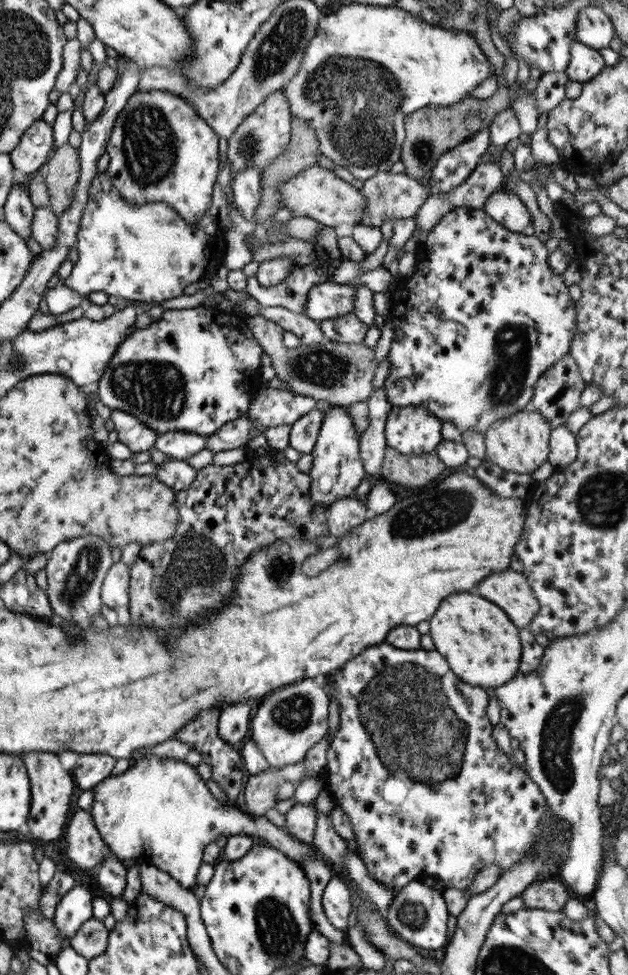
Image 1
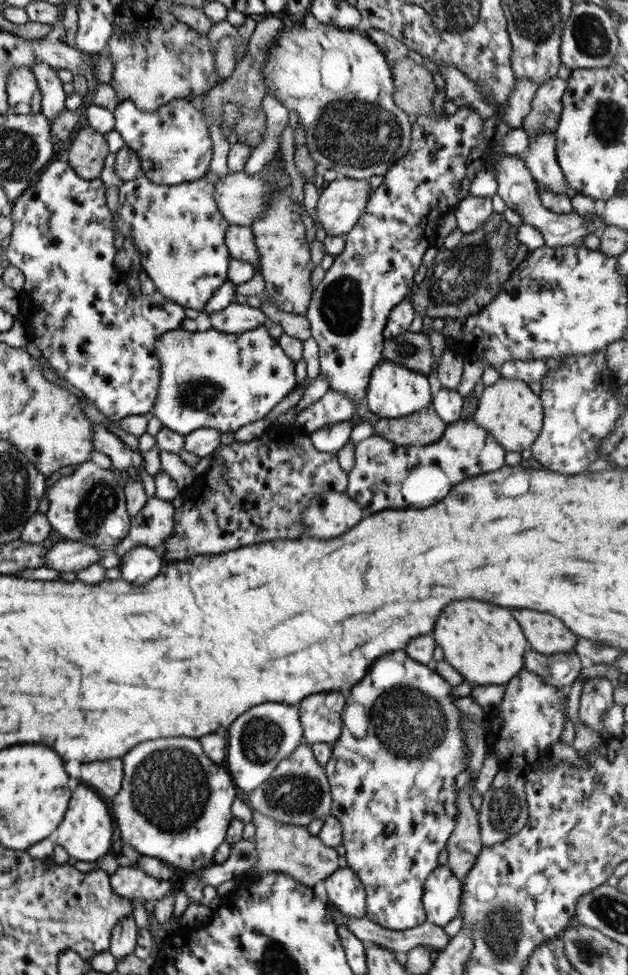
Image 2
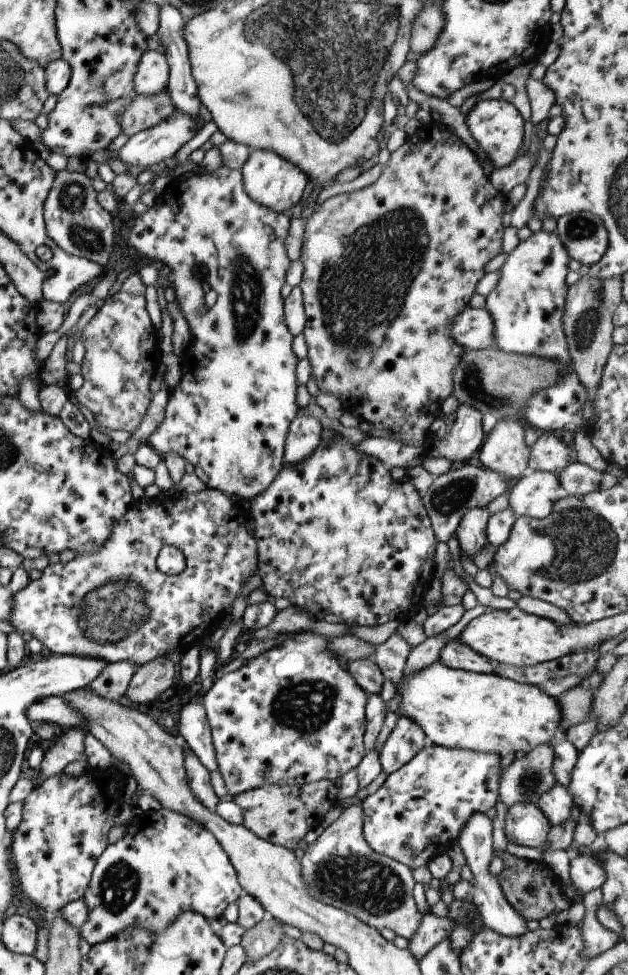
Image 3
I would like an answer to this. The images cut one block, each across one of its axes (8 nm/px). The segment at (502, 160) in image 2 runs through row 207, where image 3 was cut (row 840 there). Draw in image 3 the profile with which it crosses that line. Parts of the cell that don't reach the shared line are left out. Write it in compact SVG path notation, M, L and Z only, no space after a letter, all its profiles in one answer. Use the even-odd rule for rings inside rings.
M514 804L506 813L505 836L508 842L541 849L551 826L538 805Z

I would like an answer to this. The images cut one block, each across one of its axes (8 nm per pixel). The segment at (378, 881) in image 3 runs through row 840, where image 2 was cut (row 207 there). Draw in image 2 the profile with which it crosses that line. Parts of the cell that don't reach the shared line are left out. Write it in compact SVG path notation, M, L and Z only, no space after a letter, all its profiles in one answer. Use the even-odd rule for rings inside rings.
M339 177L319 194L314 219L327 236L345 236L365 213L372 188L368 180Z

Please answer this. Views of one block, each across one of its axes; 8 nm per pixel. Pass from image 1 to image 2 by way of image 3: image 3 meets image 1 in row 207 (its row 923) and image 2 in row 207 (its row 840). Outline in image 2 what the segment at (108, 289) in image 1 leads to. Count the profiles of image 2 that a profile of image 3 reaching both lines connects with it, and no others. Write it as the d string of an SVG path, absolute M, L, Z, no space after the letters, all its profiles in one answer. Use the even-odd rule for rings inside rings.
M140 171L134 180L124 181L124 183L121 184L121 187L118 187L119 206L113 214L114 231L119 230L122 236L126 238L130 237L134 241L134 247L136 247L140 253L141 268L143 268L144 272L146 272L152 279L152 282L154 282L156 291L162 294L162 296L165 296L168 300L178 303L180 306L194 308L194 310L198 311L205 311L205 306L210 298L212 298L212 295L227 281L227 269L229 268L229 262L232 259L228 248L226 248L226 244L224 244L224 235L226 235L228 226L231 224L222 216L222 213L219 212L216 201L214 200L215 184L217 183L218 178L220 178L218 175L208 171L208 174L198 181L168 186L150 182L149 179L145 178L145 174Z

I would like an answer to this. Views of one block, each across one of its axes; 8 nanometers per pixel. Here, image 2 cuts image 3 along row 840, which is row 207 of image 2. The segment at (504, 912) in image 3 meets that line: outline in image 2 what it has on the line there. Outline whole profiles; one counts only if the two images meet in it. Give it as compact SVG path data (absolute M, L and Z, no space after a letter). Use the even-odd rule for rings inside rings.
M468 195L456 206L458 228L463 234L470 234L480 228L493 212L492 197Z

